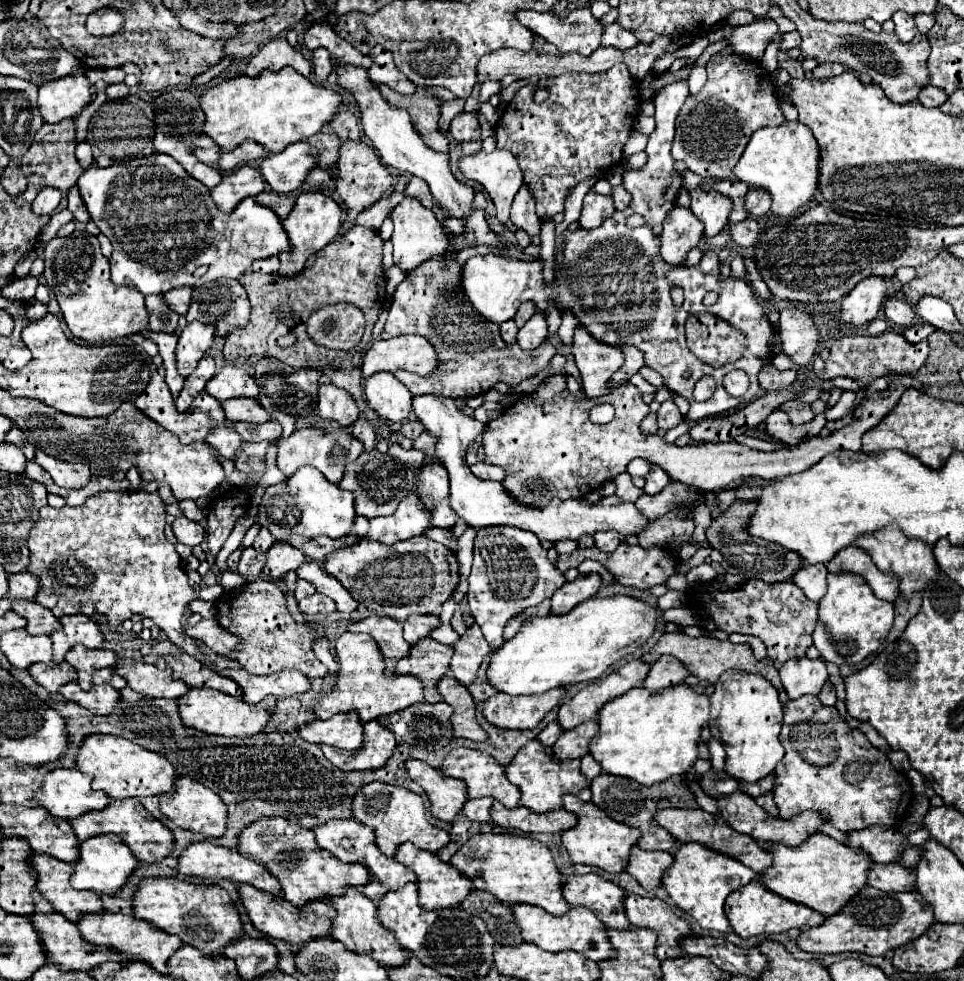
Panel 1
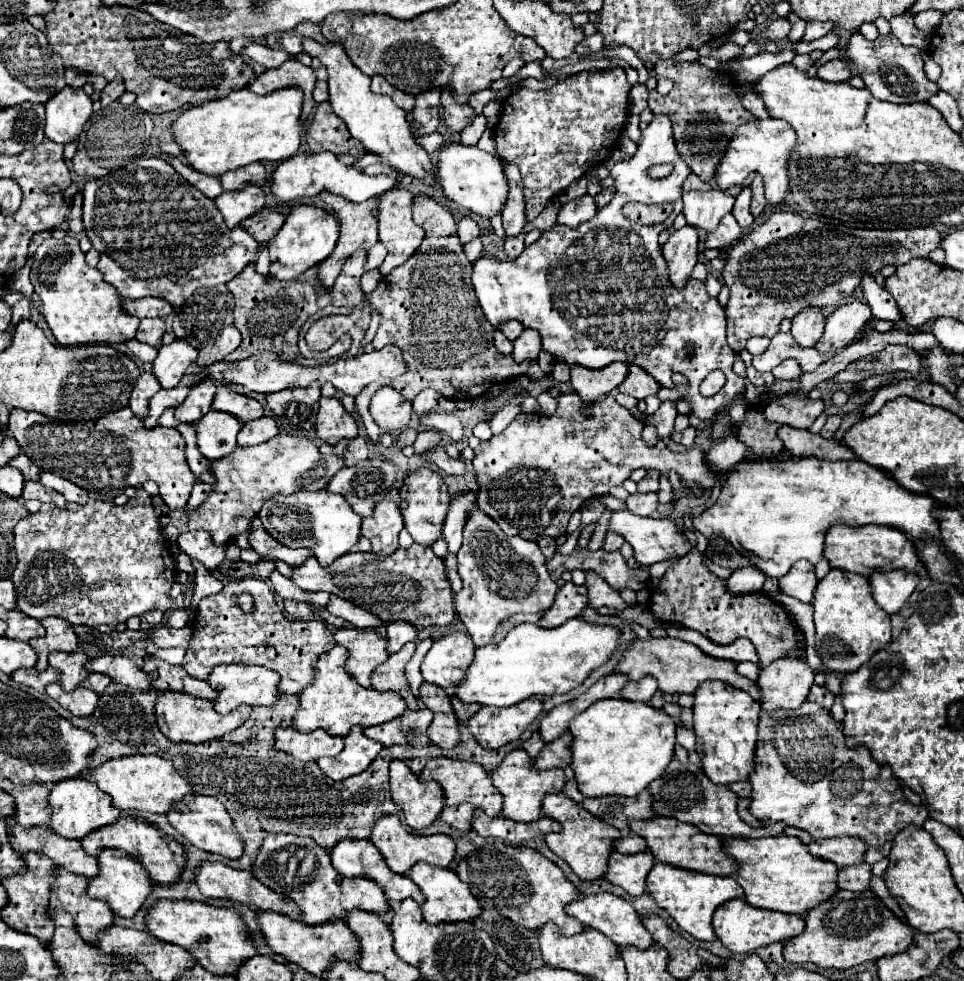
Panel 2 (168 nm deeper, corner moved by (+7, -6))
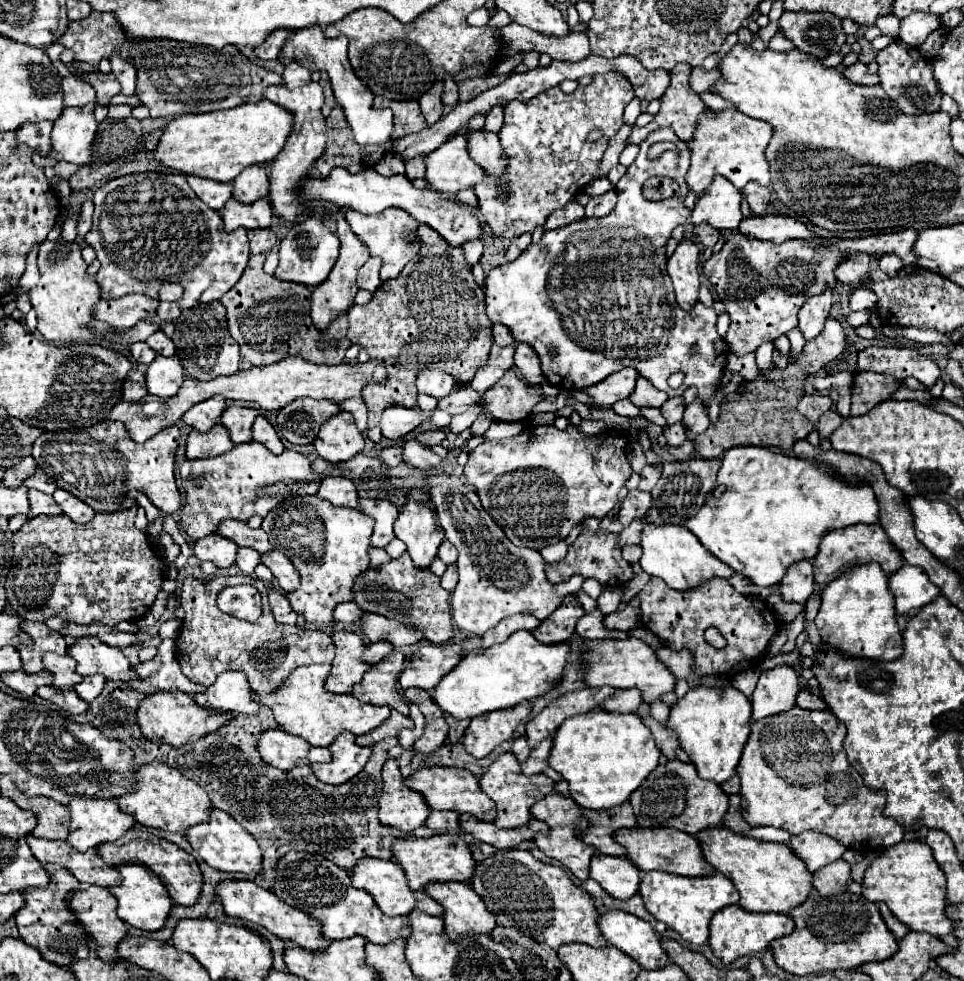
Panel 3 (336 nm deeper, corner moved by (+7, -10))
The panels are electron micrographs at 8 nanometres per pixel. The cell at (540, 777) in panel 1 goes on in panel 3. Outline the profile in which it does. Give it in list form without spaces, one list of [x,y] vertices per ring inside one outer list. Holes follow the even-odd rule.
[[[506,752],[506,754],[498,756],[494,760],[494,764],[488,768],[488,772],[480,778],[480,786],[496,802],[498,814],[496,814],[494,824],[498,828],[518,828],[518,826],[524,826],[526,822],[530,822],[530,818],[532,818],[530,808],[538,800],[542,800],[544,796],[548,796],[554,790],[556,782],[552,778],[544,776],[544,774],[524,776],[522,768],[520,768],[520,762],[514,758],[514,754]]]

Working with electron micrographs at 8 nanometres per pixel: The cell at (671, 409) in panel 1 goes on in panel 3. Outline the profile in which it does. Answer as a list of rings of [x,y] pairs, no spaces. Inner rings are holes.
[[[668,398],[668,400],[660,406],[660,412],[662,412],[662,416],[666,418],[668,426],[680,422],[680,420],[682,420],[682,412],[684,412],[682,398]]]

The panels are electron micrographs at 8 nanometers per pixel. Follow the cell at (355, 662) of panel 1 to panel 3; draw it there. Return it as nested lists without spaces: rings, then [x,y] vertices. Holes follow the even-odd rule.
[[[332,664],[300,666],[298,670],[294,670],[294,674],[290,674],[290,678],[286,680],[286,686],[282,686],[282,690],[278,690],[274,694],[266,694],[266,696],[254,696],[254,698],[258,698],[258,702],[262,702],[264,706],[272,708],[274,718],[282,730],[286,730],[288,734],[300,736],[314,746],[330,746],[336,740],[336,736],[344,730],[348,730],[356,736],[366,734],[366,732],[378,728],[390,716],[390,712],[392,712],[390,706],[366,704],[366,702],[360,702],[358,698],[354,698],[352,694],[326,692],[324,684],[326,684],[326,678],[330,676],[330,670],[332,670]]]

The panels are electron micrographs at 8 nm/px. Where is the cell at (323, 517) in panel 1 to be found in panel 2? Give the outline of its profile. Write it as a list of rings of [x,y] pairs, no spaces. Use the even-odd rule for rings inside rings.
[[[302,490],[290,496],[274,496],[264,504],[258,516],[266,532],[270,532],[280,544],[312,550],[312,556],[318,558],[322,566],[328,566],[332,560],[340,558],[340,554],[352,552],[352,546],[358,542],[362,528],[362,516],[354,514],[346,498],[330,494],[328,490],[316,490],[316,492]],[[302,510],[304,512],[314,510],[314,524],[310,524],[310,518],[306,518]]]

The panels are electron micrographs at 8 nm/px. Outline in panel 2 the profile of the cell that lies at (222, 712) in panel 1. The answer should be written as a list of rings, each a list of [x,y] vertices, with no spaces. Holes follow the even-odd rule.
[[[160,692],[156,706],[154,706],[154,714],[156,714],[156,722],[160,732],[170,740],[170,742],[190,742],[190,744],[202,744],[206,740],[212,738],[220,738],[226,732],[238,728],[242,722],[248,720],[252,708],[250,706],[242,706],[226,716],[220,716],[214,708],[212,702],[206,698],[196,698],[190,694],[180,694],[180,692]]]

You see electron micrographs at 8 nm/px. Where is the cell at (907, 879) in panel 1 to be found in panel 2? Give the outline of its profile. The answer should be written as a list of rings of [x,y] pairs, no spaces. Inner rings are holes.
[[[854,864],[854,866],[844,866],[838,870],[838,888],[842,890],[852,890],[852,892],[862,892],[870,888],[870,864]]]

